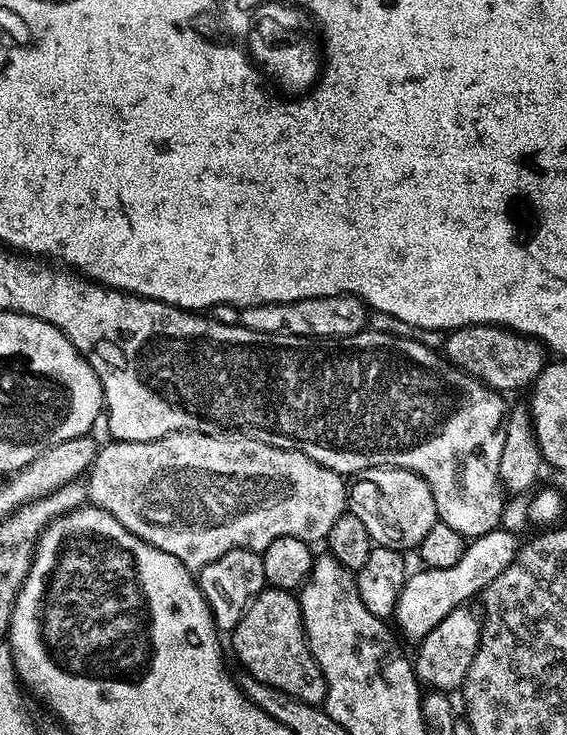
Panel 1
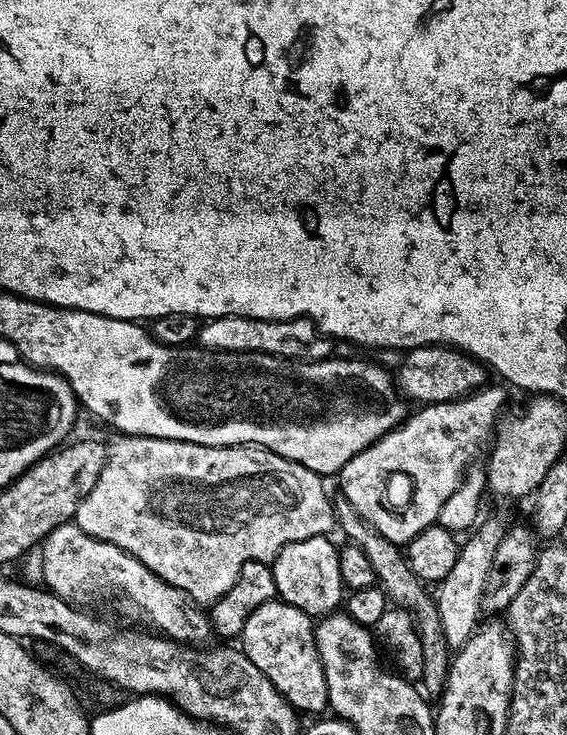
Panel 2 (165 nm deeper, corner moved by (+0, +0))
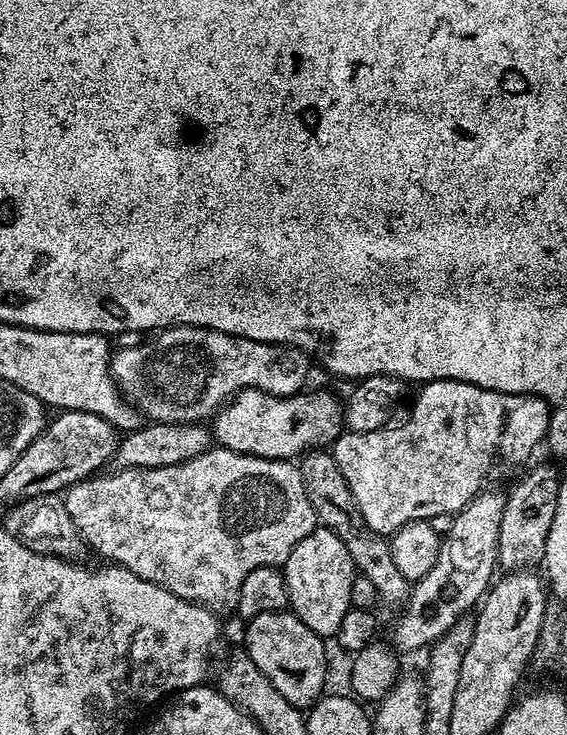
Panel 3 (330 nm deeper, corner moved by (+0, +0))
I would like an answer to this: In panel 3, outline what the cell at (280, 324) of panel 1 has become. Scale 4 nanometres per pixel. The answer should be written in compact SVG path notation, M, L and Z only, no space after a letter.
M177 326L149 335L133 348L119 349L111 357L110 367L116 387L135 407L141 417L157 424L194 424L204 422L243 388L257 388L275 396L294 396L308 372L309 357L298 348L267 344L241 336L231 336L209 328Z

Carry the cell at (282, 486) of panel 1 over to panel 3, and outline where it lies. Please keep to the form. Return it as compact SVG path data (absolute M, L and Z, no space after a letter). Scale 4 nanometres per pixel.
M213 446L207 452L198 454L181 464L162 466L161 468L126 468L113 471L113 476L96 474L86 480L79 480L63 493L66 513L77 527L78 534L84 539L87 547L98 555L105 556L105 561L121 568L128 568L135 576L149 580L152 584L161 584L167 592L172 592L178 598L190 600L193 604L202 604L210 611L223 614L223 612L236 612L238 594L242 590L242 582L250 570L258 570L262 566L271 568L282 566L286 558L290 558L290 550L306 538L316 527L318 521L314 506L310 506L310 498L306 498L306 486L302 486L302 474L295 463L287 460L267 460L261 456L247 456L244 452L235 452L229 448Z

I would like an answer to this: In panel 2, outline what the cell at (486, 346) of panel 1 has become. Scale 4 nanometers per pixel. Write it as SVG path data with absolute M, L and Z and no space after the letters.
M425 344L423 348L407 349L403 356L404 361L401 362L400 369L394 372L395 383L409 401L417 400L417 405L420 406L461 400L463 396L468 396L489 383L489 369L485 368L479 360L475 360L465 352L458 352L455 348Z

